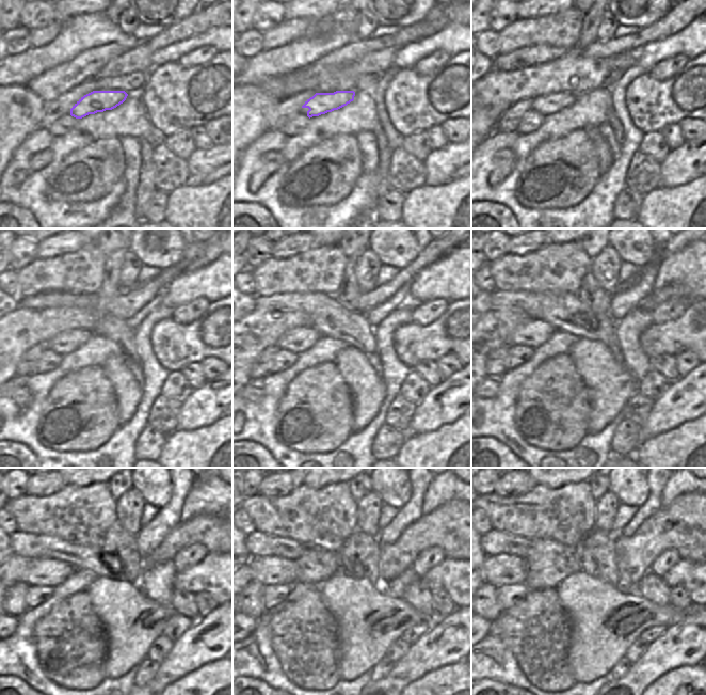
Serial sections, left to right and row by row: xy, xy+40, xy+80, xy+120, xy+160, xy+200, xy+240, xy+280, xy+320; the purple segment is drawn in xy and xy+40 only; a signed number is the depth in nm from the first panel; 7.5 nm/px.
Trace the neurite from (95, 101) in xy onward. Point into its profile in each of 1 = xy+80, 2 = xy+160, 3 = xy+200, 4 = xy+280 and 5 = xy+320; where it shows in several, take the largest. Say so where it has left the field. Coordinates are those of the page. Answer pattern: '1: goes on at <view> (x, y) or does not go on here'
1: goes on at xy+80 (554, 101)
2: goes on at xy+160 (305, 335)
3: goes on at xy+200 (532, 332)
4: goes on at xy+280 (269, 570)
5: goes on at xy+320 (502, 569)

